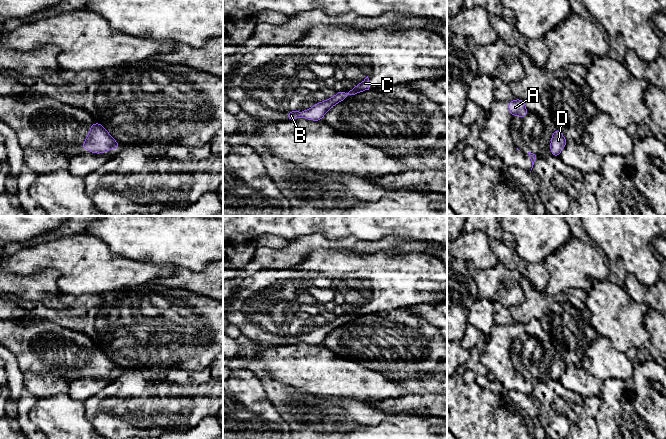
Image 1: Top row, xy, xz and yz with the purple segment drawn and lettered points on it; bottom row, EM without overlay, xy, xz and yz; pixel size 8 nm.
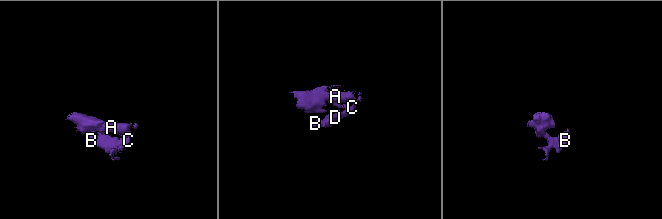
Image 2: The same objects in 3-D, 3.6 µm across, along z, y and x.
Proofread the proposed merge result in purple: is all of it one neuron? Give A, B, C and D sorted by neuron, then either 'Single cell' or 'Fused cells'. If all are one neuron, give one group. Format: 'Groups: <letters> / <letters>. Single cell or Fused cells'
Groups: A B C D. Single cell

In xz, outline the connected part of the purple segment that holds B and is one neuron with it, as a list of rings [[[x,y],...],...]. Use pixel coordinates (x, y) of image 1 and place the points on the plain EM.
[[[368,300],[360,306],[358,309],[353,311],[347,318],[340,314],[332,322],[328,322],[322,326],[316,327],[313,331],[302,334],[302,338],[299,338],[299,334],[295,333],[287,338],[287,345],[292,345],[299,342],[304,342],[312,345],[322,345],[324,339],[329,336],[329,334],[334,331],[337,327],[342,326],[347,323],[348,319],[355,319],[364,315],[369,314],[369,302]]]

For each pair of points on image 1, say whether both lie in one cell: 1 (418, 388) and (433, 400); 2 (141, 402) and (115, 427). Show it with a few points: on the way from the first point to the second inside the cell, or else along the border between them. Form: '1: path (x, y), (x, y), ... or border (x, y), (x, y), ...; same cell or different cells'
1: border (407, 391), (436, 393); different cells
2: path (134, 409), (122, 420); same cell

